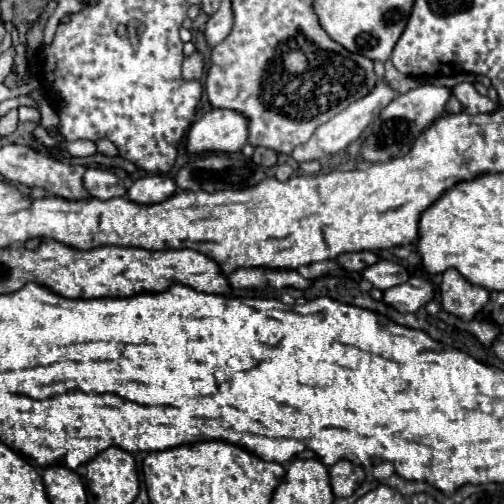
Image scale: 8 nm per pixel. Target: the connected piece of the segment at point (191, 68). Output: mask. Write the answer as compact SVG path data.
M194 50L194 54L190 54L184 60L182 78L186 78L186 80L198 80L202 74L204 74L204 54L200 50Z

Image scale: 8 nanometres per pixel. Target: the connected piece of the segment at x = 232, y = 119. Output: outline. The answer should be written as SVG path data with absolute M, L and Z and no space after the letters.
M214 108L196 120L186 136L186 148L198 152L238 152L248 144L248 118L236 110Z

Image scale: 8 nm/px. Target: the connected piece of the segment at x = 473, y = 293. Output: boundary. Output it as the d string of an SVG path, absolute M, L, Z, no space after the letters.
M450 268L442 274L440 284L442 308L462 320L472 320L478 310L488 302L488 290L470 284L458 270Z

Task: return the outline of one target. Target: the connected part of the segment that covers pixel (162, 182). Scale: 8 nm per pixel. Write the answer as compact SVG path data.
M150 174L132 182L132 186L128 188L128 198L138 204L156 204L166 200L174 192L176 192L176 184L170 176Z

